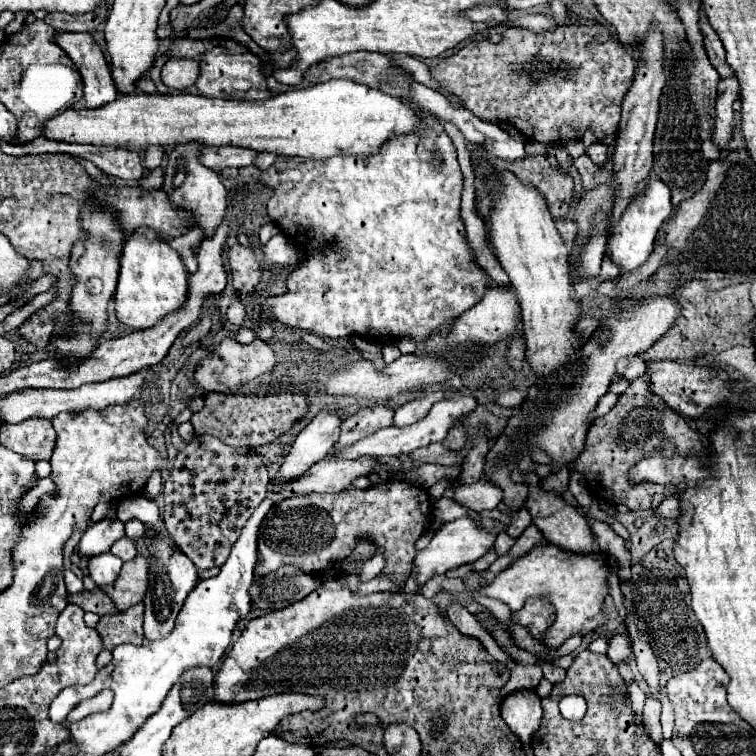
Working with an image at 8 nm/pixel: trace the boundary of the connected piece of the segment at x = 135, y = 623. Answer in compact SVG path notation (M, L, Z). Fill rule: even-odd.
M135 604L119 614L105 615L97 624L105 648L113 650L119 644L143 644L144 604Z

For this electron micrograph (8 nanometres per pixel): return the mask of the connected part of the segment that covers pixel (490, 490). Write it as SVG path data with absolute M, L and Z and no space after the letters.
M479 480L473 484L463 484L455 488L455 496L453 500L469 510L475 512L483 512L483 510L495 510L497 504L501 502L503 492L499 492L499 488L495 488L493 484Z

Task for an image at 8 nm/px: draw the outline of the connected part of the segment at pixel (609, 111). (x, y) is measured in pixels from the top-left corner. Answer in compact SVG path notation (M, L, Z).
M509 28L503 32L499 44L493 44L487 38L469 40L459 52L443 58L429 72L443 92L455 94L479 120L489 124L509 122L529 140L537 140L549 148L567 144L569 140L581 140L587 130L595 134L595 142L615 136L619 126L619 106L629 80L633 80L633 68L633 58L627 58L625 46L617 40L607 40L607 32L601 28L599 32L591 32L591 28L557 28L547 34Z

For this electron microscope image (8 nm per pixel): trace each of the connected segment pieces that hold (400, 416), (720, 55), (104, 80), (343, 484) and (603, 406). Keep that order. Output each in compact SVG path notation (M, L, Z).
M427 392L425 396L419 396L419 400L409 400L403 406L399 406L395 410L393 416L393 426L409 426L415 420L421 420L427 414L427 408L431 408L431 404L435 404L435 400L443 400L447 398L447 394L443 392Z
M703 14L703 36L705 36L705 50L707 50L707 56L709 56L711 64L715 66L715 70L719 72L719 76L721 76L721 78L733 78L735 72L733 72L733 68L731 68L731 66L727 64L727 60L725 60L723 42L721 42L719 34L715 34L713 28L709 26L705 14Z
M59 32L55 42L67 52L67 56L71 56L83 78L83 98L73 106L75 110L101 108L117 98L117 86L113 82L111 68L91 34Z
M329 454L329 456L325 456L323 460L319 460L317 464L313 464L311 470L305 472L299 480L293 480L291 484L287 484L287 488L283 488L283 492L279 492L279 494L283 494L285 498L291 498L291 496L309 494L309 492L341 492L341 490L349 488L349 486L353 484L353 480L357 480L357 478L361 478L361 476L369 476L369 472L373 470L375 464L377 464L377 458L371 458L371 456L361 456L361 458L357 458L357 460L347 460L347 458L335 458L335 456Z
M609 392L607 396L603 396L603 400L599 400L599 408L595 408L595 418L605 416L605 412L609 412L609 410L615 406L617 398L619 398L619 396L613 394L613 392Z

